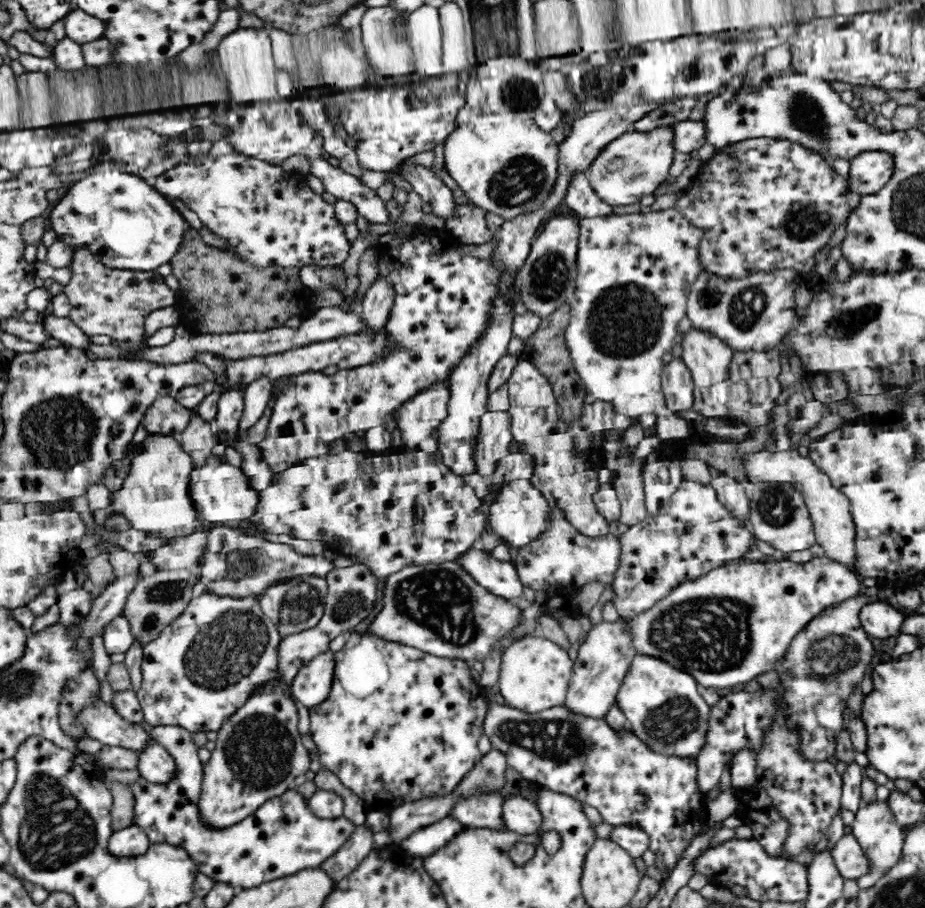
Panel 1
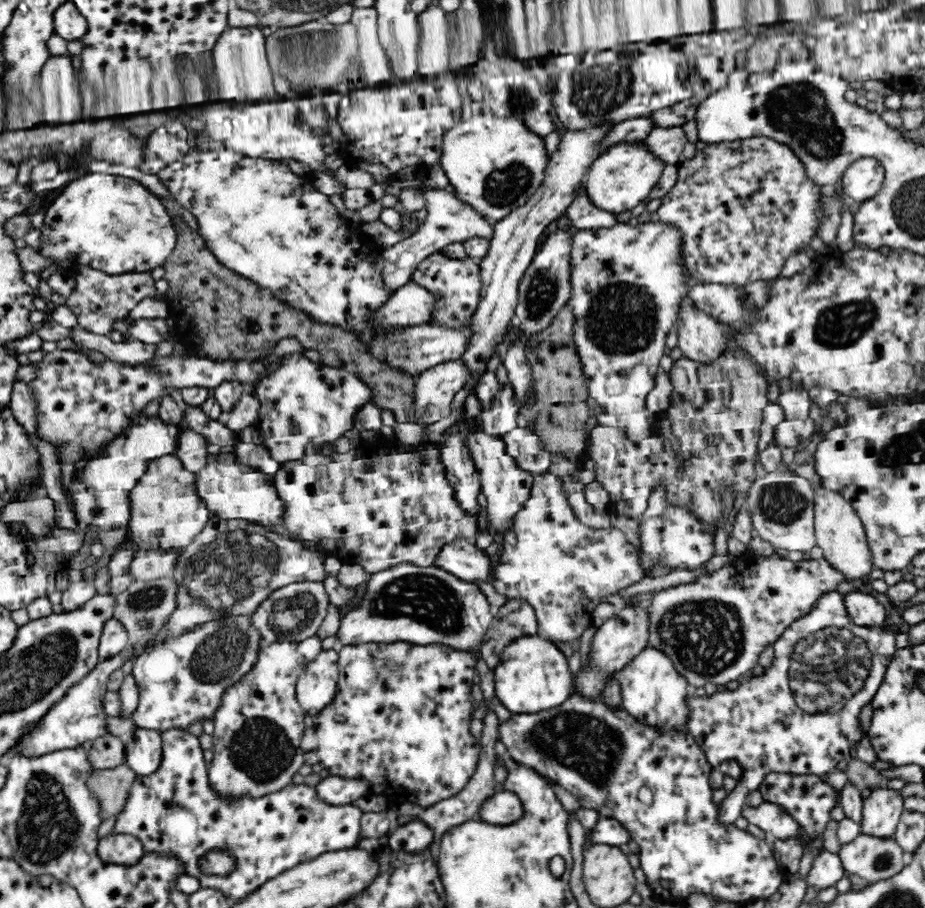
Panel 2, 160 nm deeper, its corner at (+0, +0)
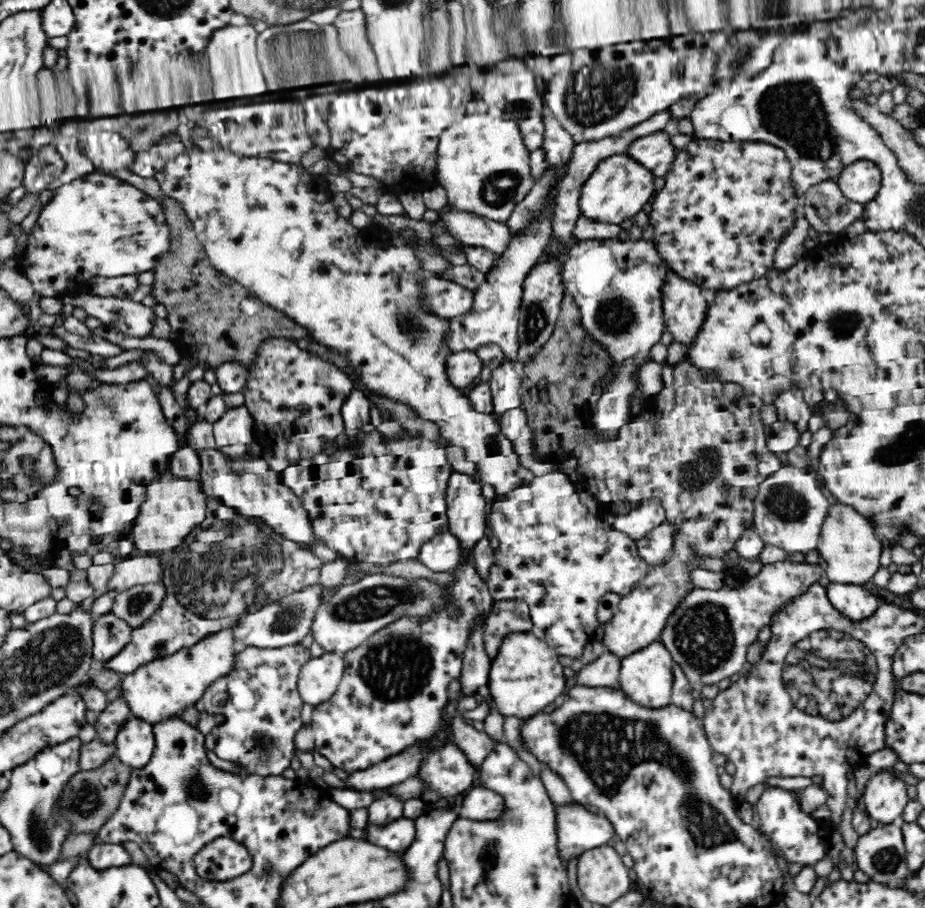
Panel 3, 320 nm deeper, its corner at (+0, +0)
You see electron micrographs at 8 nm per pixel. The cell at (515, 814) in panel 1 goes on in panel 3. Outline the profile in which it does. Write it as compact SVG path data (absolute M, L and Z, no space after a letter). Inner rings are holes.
M480 784L474 785L455 802L459 817L463 819L487 821L504 812L504 797Z

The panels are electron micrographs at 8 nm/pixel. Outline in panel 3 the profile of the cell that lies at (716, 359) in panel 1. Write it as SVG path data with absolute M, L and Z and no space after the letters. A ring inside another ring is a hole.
M675 272L666 274L660 288L665 328L676 342L687 346L694 342L708 308L700 291L696 283Z

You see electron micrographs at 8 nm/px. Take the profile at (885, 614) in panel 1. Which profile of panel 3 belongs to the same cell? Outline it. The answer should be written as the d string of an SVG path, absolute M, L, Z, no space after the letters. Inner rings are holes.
M830 582L825 590L832 606L852 621L865 620L874 614L879 605L878 598L862 585Z

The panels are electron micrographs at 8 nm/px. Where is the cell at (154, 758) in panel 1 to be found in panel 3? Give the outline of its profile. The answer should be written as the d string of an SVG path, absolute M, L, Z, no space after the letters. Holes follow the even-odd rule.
M130 714L130 718L120 726L113 744L113 754L125 765L142 768L148 764L155 746L152 725Z

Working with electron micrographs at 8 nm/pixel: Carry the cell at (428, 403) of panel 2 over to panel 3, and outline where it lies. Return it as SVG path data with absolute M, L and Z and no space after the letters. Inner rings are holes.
M459 351L448 356L447 375L456 388L465 390L486 375L486 367L476 352Z

